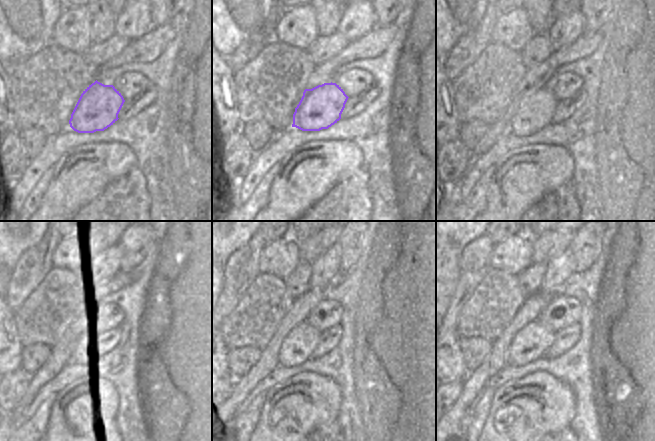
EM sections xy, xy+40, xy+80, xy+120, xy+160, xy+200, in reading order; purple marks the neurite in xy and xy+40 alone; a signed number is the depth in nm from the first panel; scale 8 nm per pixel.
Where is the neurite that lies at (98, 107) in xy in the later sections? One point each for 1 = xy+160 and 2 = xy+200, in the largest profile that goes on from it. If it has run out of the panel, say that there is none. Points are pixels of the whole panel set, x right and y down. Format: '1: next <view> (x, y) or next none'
1: next xy+160 (299, 346)
2: next xy+200 (531, 342)

